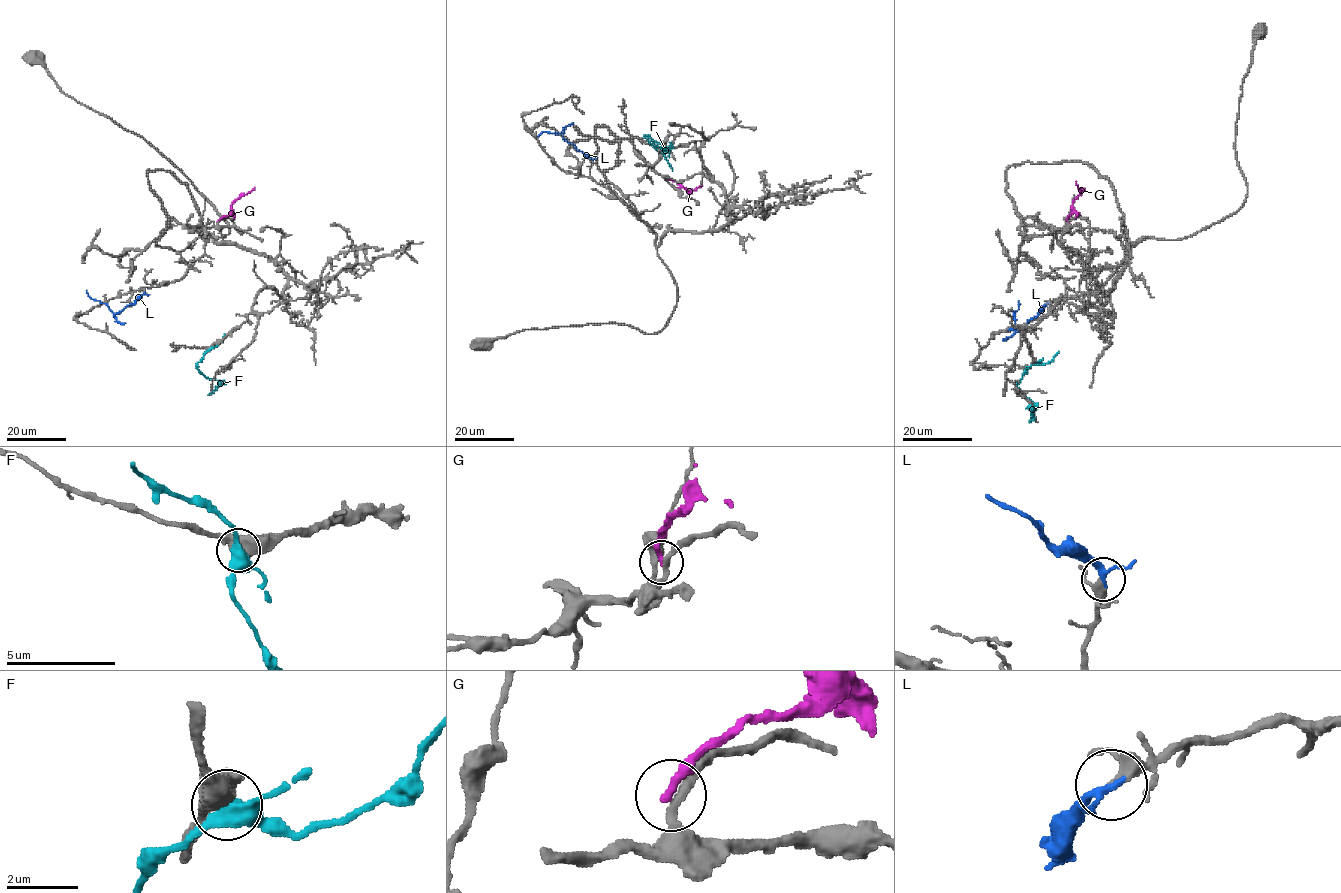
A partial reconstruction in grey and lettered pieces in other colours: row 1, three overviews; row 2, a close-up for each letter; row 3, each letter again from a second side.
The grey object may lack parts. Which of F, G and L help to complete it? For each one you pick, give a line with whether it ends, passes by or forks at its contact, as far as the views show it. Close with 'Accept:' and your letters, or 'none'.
L: it passes by
Accept: L

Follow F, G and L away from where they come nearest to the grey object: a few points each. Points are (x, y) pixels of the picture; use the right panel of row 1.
F: (1034, 362), (1016, 385), (1019, 392), (1037, 405), (1028, 421)
G: (1067, 222), (1073, 200), (1081, 192), (1075, 181)
L: (1047, 304), (1016, 331), (1014, 312), (1018, 310), (1019, 301)

